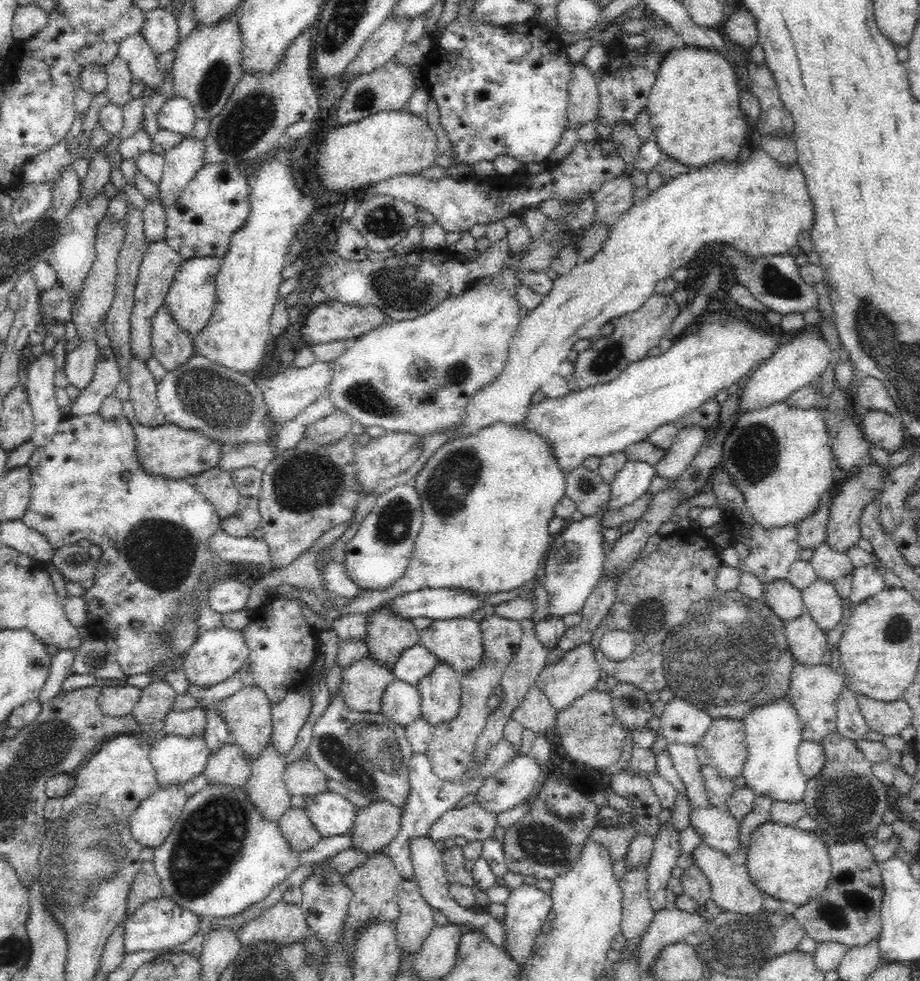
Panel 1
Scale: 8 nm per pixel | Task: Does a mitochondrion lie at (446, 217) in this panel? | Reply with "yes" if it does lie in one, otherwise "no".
no

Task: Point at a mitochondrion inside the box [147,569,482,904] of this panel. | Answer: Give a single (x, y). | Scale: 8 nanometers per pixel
(209, 842)

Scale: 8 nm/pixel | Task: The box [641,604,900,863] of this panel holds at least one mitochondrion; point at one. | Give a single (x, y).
(843, 804)

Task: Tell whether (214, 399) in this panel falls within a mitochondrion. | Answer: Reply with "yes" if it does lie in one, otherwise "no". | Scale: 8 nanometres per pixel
yes

